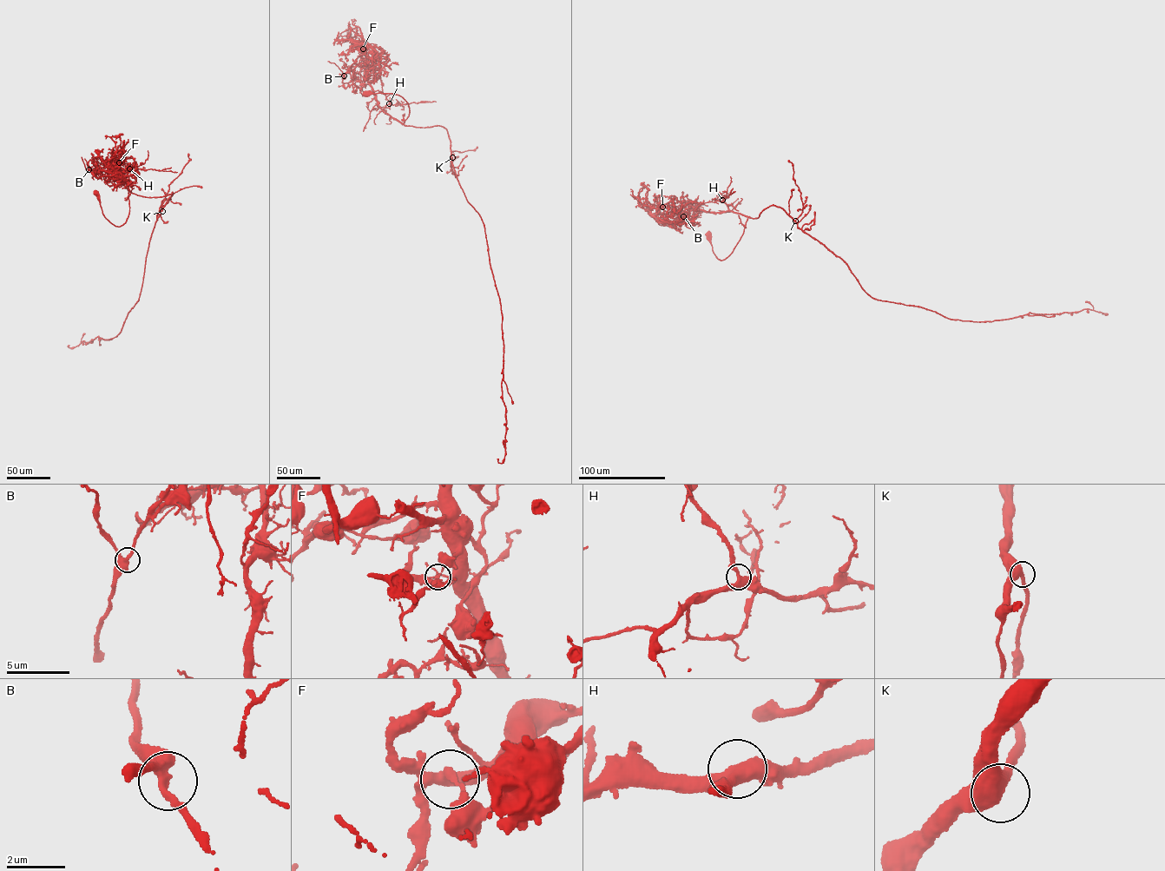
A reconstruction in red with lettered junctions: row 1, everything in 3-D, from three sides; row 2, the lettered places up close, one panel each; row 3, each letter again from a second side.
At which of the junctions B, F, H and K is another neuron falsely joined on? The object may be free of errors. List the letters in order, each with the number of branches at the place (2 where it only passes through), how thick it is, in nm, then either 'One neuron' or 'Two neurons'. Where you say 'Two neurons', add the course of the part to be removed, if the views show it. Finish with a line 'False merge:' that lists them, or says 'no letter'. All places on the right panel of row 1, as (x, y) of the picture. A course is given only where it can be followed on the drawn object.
B: Branches: 3. Thickness 400 nm. One neuron
F: Branches: 3. Thickness 280 nm. Two neurons. Course of the part to remove: (662, 207), (676, 199), (754, 218), (779, 207), (872, 297), (949, 319), (1102, 313)
H: Branches: 3. Thickness 440 nm. One neuron
K: Branches: 3. Thickness 480 nm. One neuron
False merge: F

